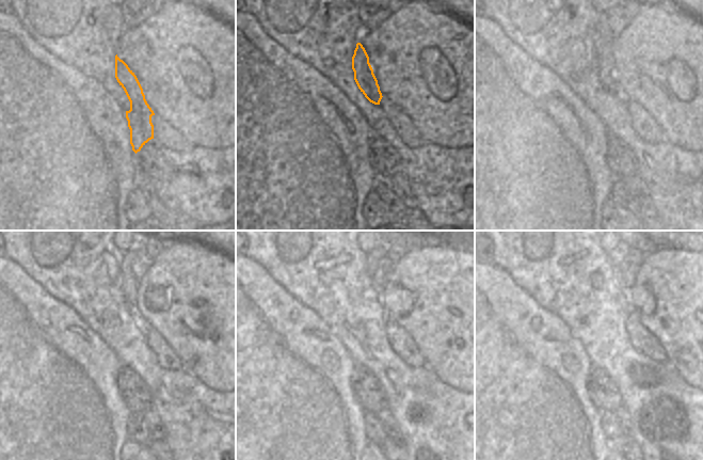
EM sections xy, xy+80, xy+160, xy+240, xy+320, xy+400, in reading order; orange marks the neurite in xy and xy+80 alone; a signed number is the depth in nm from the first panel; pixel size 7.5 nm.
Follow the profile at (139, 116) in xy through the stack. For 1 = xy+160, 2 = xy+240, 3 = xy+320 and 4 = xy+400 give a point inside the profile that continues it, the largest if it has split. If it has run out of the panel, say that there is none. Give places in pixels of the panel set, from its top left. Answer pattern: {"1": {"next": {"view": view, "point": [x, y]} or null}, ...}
{"1": {"next": {"view": "xy+160", "point": [604, 43]}}, "2": {"next": {"view": "xy+240", "point": [129, 283]}}, "3": {"next": {"view": "xy+320", "point": [373, 257]}}, "4": {"next": {"view": "xy+400", "point": [620, 253]}}}

